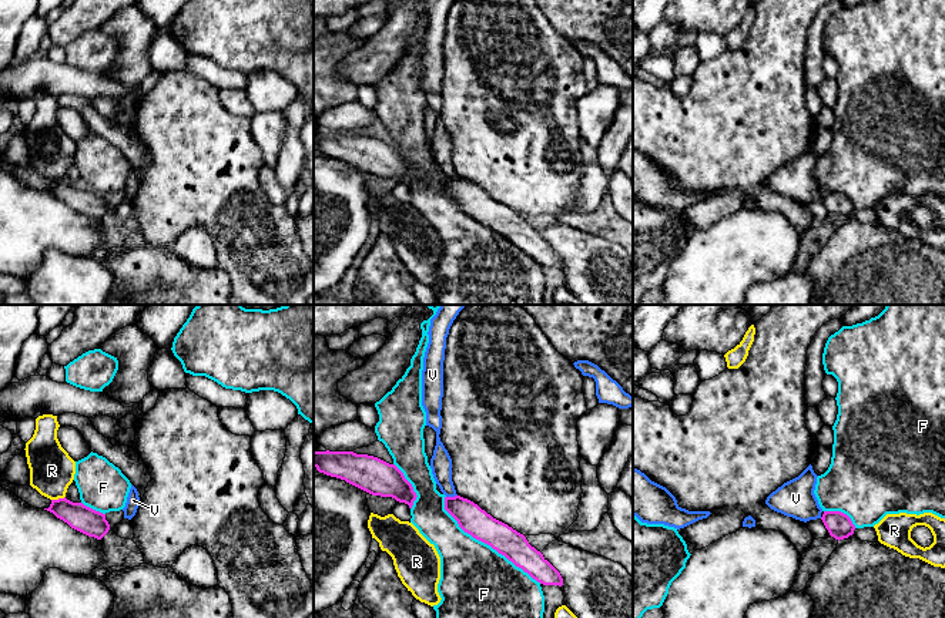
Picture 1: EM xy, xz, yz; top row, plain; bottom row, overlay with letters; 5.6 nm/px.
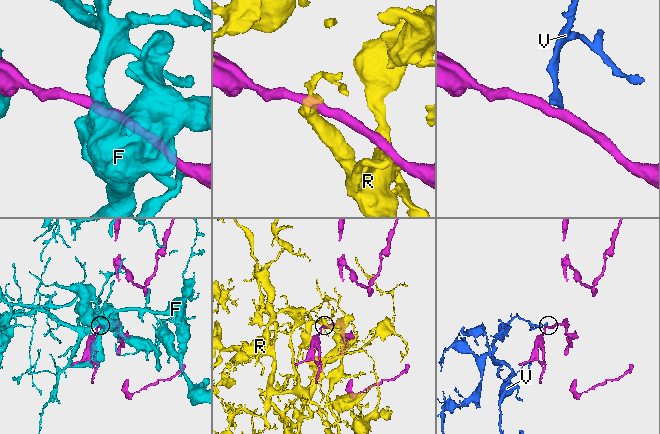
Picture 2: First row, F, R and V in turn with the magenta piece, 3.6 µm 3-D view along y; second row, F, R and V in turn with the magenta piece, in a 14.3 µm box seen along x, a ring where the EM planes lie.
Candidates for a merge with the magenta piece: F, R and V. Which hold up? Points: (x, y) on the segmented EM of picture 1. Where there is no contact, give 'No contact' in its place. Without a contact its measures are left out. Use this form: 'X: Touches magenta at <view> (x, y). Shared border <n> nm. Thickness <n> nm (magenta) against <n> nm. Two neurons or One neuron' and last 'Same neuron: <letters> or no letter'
F: Touches magenta at xz (486, 543). Shared border 750 nm. Thickness 160 nm (magenta) against 400 nm. Two neurons
R: Touches magenta at xy (59, 499). Shared border 80 nm. Thickness 150 nm (magenta) against 260 nm. Two neurons
V: Touches magenta at xz (451, 497). Shared border 70 nm. Thickness 160 nm (magenta) against 130 nm. Two neurons
Same neuron: no letter

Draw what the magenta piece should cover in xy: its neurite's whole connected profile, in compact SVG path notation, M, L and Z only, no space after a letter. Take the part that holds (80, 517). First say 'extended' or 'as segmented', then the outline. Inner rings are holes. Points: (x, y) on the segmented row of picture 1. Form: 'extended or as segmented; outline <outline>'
as segmented; outline M51 500L48 508L57 518L67 523L71 528L97 540L101 540L110 530L105 514L95 511L83 503L73 503L70 500Z

